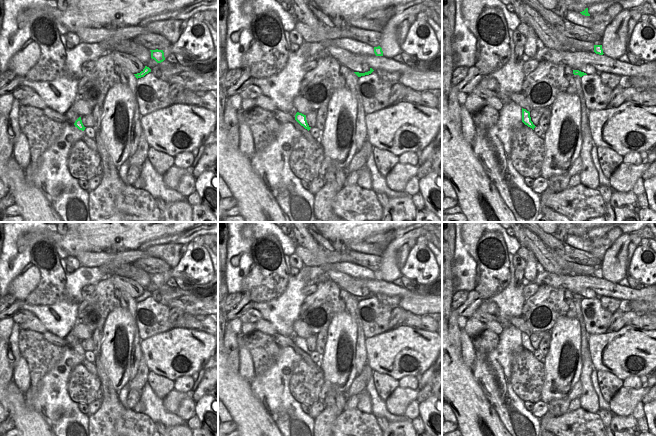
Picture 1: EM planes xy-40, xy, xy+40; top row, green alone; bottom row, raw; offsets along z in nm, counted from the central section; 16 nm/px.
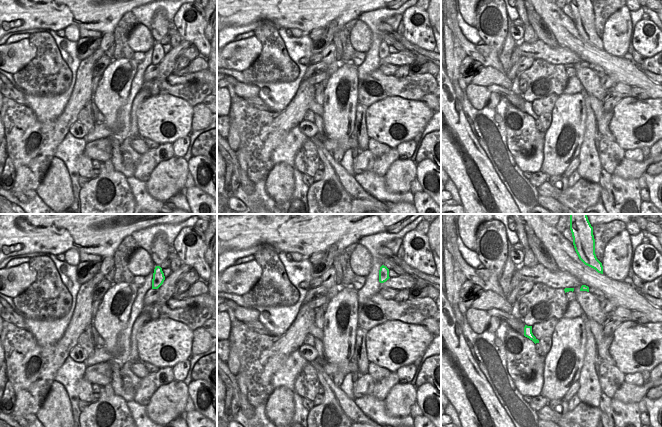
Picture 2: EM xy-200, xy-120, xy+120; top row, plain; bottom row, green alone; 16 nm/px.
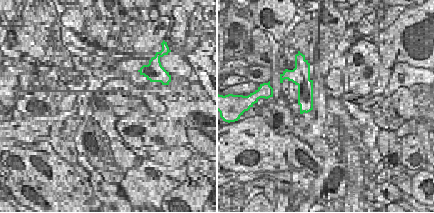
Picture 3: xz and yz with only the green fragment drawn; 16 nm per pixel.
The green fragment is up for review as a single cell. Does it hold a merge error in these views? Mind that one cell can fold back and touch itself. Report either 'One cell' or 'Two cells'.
One cell

